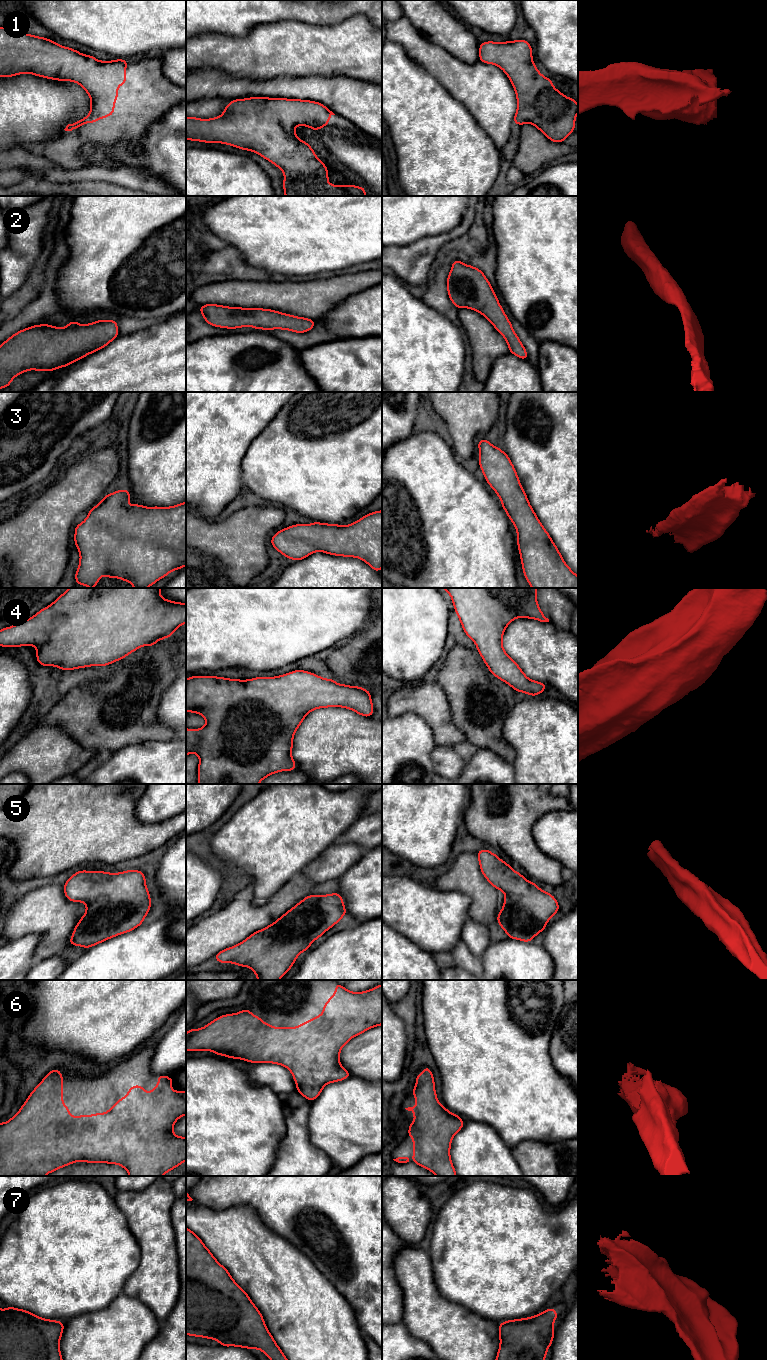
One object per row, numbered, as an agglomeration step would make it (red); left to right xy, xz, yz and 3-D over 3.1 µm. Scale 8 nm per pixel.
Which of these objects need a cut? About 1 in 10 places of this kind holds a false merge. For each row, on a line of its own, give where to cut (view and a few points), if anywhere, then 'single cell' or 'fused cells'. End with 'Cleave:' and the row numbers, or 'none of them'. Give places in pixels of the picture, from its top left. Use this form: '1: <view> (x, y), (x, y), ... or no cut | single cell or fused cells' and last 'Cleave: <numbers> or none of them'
1: no cut | single cell
2: no cut | single cell
3: no cut | single cell
4: no cut | single cell
5: no cut | single cell
6: no cut | single cell
7: no cut | single cell
Cleave: none of them

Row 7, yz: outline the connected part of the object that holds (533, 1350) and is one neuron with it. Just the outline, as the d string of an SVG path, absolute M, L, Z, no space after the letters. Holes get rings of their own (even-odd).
M551 1307L529 1318L500 1322L500 1345L495 1360L545 1360L557 1317L557 1311Z

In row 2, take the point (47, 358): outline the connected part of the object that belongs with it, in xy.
M97 320L81 325L71 321L65 328L47 324L33 325L18 331L0 345L0 389L10 386L14 377L25 371L54 371L94 353L119 336L117 321Z

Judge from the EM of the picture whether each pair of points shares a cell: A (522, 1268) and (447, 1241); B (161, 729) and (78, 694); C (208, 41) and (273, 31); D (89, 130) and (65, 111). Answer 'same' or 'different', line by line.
A: same
B: same
C: same
D: different

